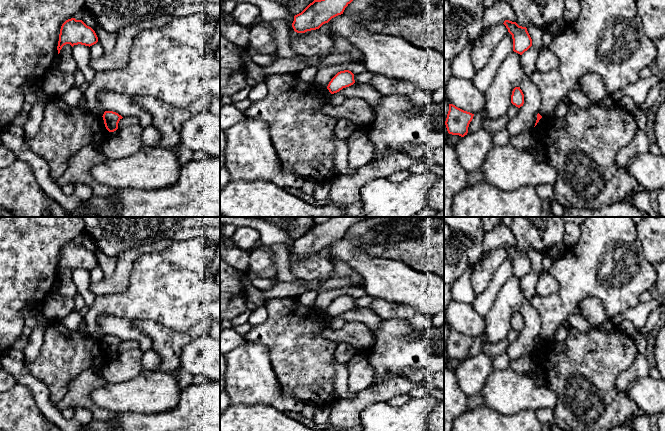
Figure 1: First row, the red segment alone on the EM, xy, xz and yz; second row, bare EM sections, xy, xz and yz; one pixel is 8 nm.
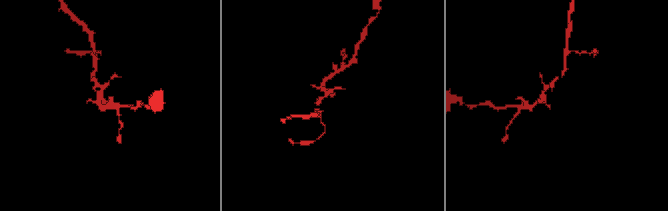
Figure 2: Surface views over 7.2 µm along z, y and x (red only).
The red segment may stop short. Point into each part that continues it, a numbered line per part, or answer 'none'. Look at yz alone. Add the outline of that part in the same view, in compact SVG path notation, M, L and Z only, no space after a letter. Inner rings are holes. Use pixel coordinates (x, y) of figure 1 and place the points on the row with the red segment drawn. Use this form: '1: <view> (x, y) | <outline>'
none

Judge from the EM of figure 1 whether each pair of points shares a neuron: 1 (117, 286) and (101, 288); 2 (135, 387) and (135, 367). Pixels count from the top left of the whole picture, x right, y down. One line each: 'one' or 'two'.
1: one
2: two

